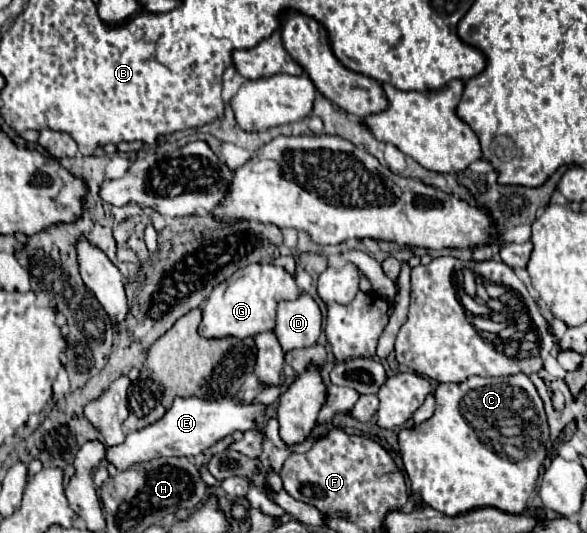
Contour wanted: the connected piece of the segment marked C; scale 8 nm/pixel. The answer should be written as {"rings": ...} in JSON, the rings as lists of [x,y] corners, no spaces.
{"rings":[[[526,374],[482,378],[470,376],[466,382],[438,384],[434,390],[436,412],[430,420],[404,428],[398,434],[398,444],[404,460],[404,468],[410,476],[412,492],[434,510],[458,516],[474,508],[492,506],[508,514],[522,514],[528,498],[536,488],[540,466],[546,458],[548,422],[542,400]]]}

